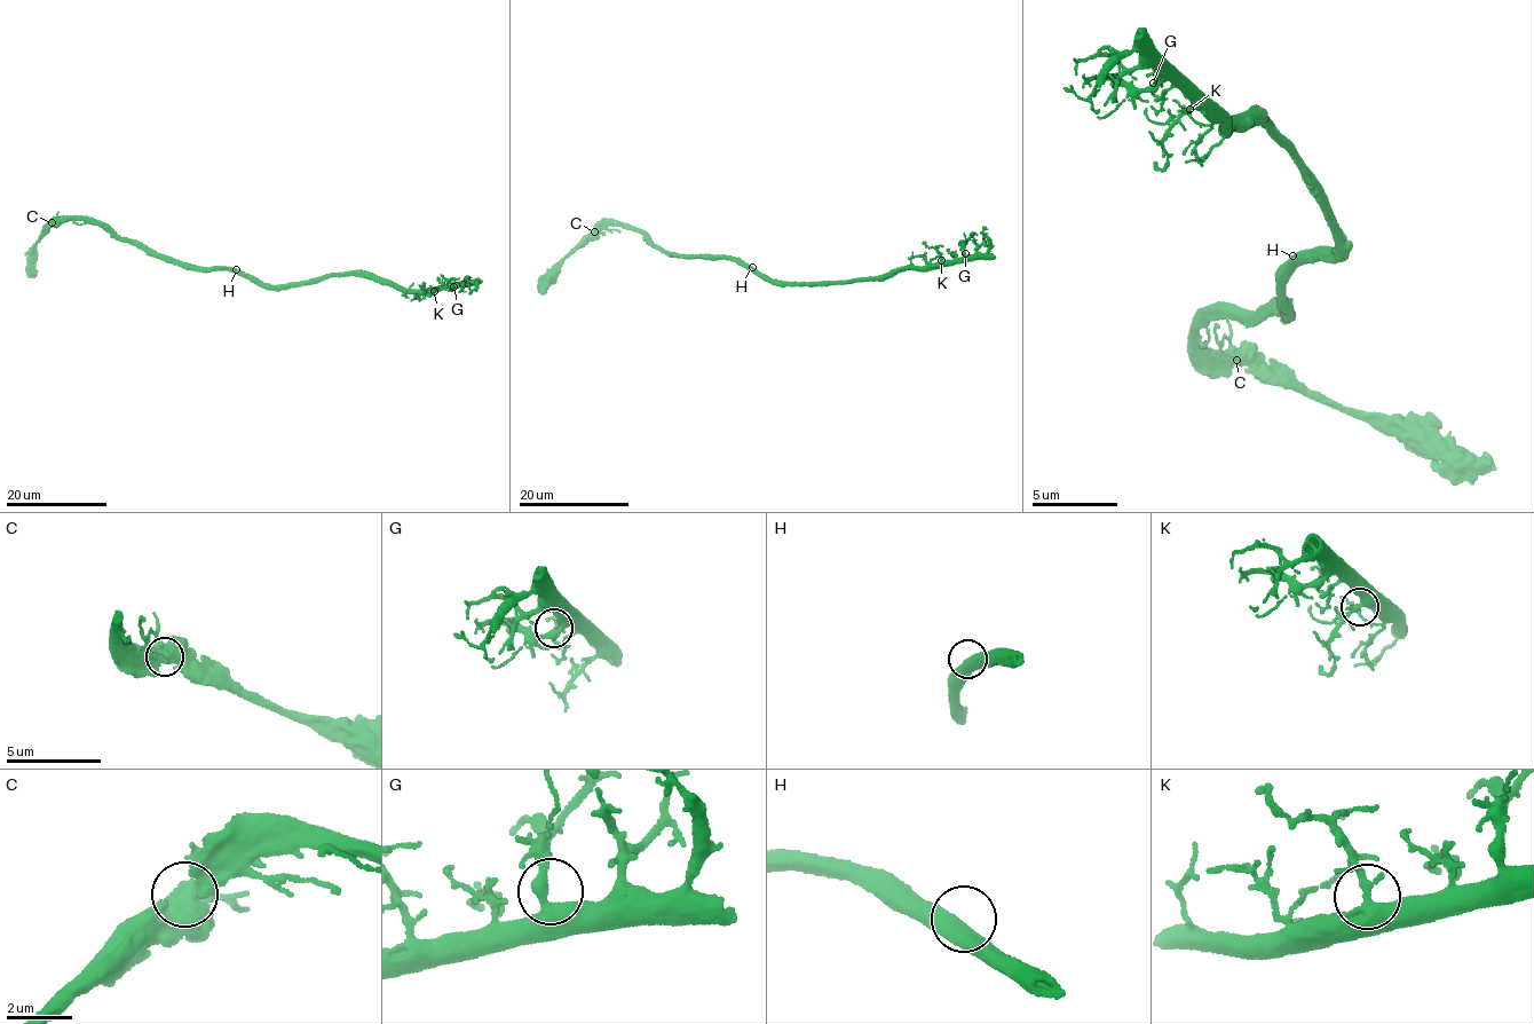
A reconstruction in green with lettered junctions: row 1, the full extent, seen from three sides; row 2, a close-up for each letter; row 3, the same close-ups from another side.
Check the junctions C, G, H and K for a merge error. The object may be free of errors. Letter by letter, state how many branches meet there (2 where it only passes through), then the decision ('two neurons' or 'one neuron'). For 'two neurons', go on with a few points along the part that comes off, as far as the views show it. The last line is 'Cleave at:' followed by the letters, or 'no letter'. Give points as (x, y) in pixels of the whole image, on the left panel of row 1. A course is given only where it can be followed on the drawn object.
C: branches 4; two neurons; course (52, 222), (36, 245), (33, 277)
G: branches 2; one neuron
H: branches 2; one neuron
K: branches 3; one neuron
Cleave at: C

